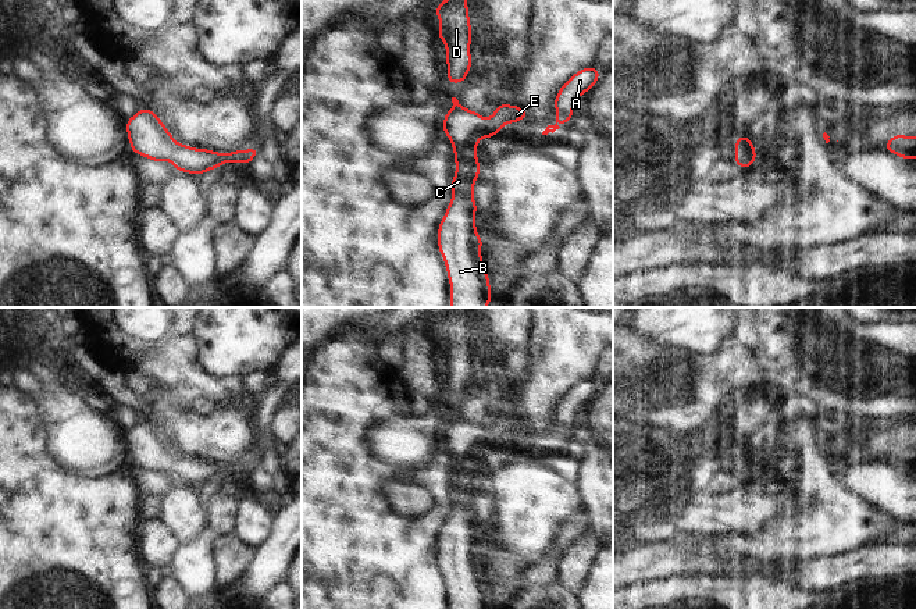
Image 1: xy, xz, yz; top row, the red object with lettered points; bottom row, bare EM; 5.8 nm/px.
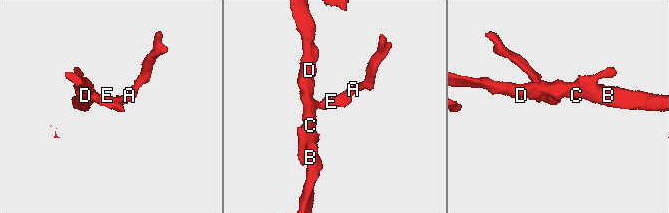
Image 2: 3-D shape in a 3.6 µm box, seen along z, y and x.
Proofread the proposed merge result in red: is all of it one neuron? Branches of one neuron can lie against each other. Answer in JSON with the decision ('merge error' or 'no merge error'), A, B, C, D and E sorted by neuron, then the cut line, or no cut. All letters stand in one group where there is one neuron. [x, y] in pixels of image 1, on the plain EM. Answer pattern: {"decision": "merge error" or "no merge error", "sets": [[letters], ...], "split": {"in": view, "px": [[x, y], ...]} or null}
{"decision": "no merge error", "sets": [["A", "B", "C", "D", "E"]], "split": null}

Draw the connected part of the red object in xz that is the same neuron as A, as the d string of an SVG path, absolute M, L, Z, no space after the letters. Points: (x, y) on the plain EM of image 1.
M587 378L567 391L555 409L556 435L548 437L542 446L548 446L549 444L553 445L556 441L559 441L559 432L563 437L570 434L577 410L585 403L589 403L598 393L599 388L600 384L595 378Z

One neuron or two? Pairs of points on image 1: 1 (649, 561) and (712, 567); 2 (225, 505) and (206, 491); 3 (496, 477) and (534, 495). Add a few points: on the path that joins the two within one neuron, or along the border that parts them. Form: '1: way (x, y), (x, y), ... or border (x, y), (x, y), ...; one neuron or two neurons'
1: way (665, 563), (697, 565); one neuron
2: border (216, 487), (206, 505); two neurons
3: way (506, 477), (516, 480), (524, 488); one neuron

